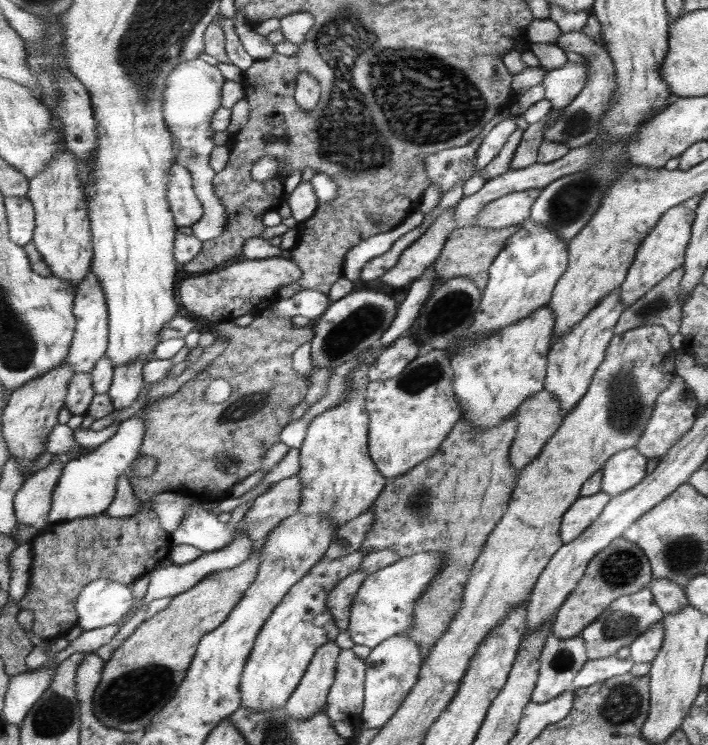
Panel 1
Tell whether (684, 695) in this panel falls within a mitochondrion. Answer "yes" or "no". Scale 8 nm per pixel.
no

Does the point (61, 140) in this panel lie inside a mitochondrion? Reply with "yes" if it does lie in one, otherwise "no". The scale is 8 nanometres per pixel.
no

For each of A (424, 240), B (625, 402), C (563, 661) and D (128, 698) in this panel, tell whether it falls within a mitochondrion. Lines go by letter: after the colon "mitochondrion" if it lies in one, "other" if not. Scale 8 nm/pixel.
A: other
B: mitochondrion
C: mitochondrion
D: mitochondrion

